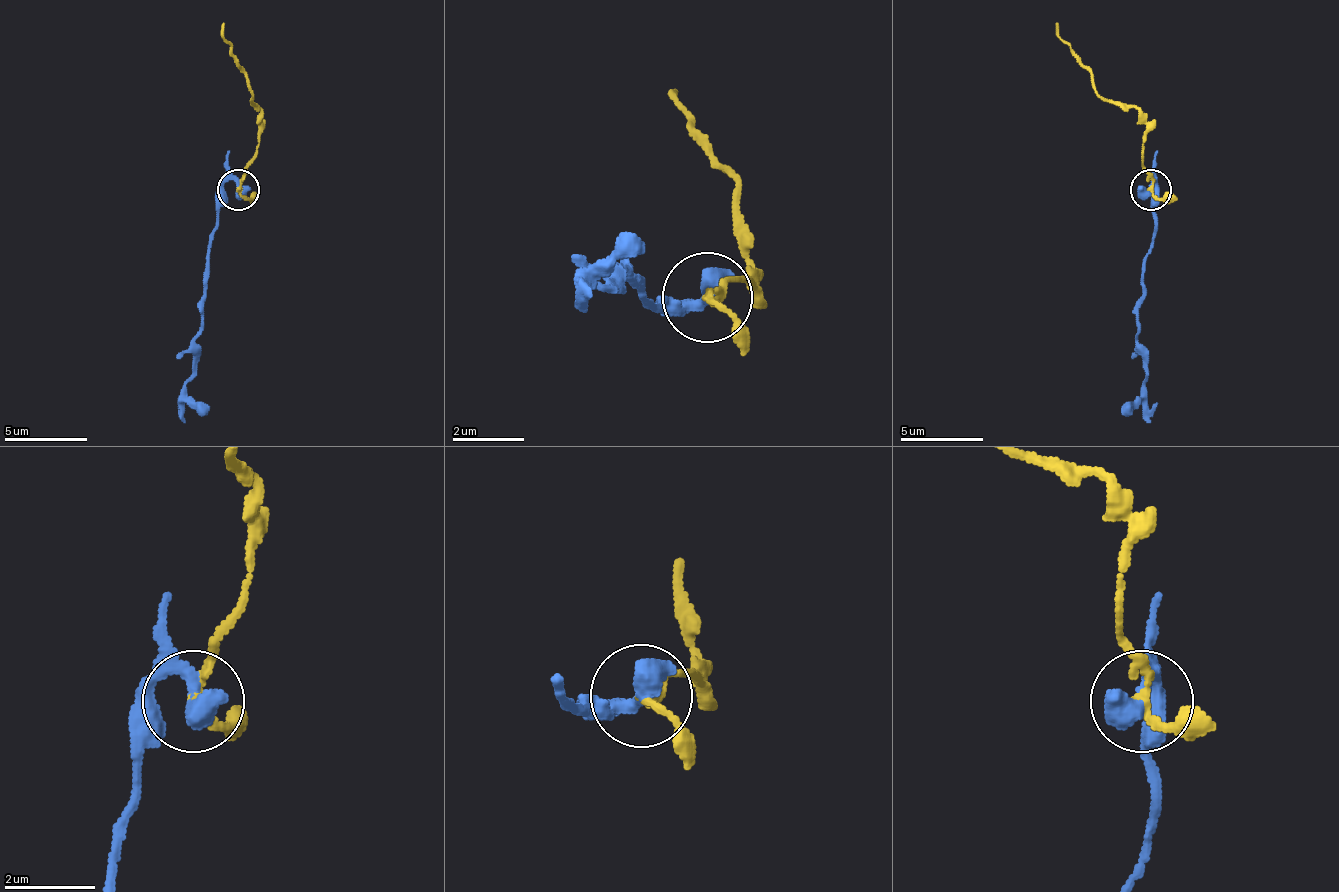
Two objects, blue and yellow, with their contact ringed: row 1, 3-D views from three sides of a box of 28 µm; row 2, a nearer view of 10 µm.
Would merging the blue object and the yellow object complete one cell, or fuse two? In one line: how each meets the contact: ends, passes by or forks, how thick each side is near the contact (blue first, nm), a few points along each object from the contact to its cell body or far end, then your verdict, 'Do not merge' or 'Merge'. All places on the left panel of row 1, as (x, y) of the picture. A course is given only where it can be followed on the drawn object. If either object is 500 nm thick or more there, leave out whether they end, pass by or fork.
Thickness 600 nm (blue) against 170 nm. Course of blue: (239, 188), (231, 180), (223, 184), (206, 263), (198, 337), (185, 386), (206, 415). Course of yellow: (239, 188), (260, 143), (260, 123), (247, 73), (223, 24). Do not merge

